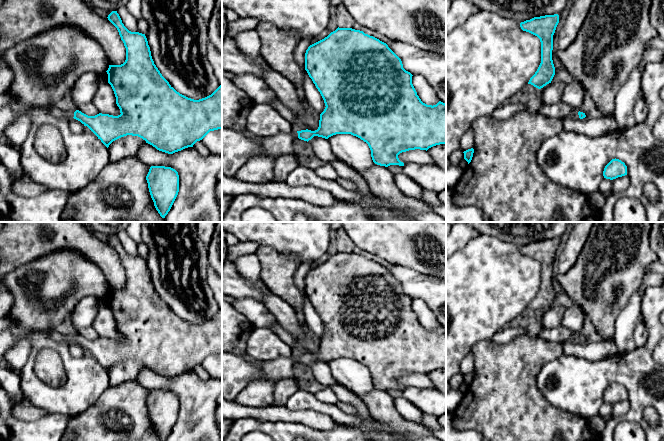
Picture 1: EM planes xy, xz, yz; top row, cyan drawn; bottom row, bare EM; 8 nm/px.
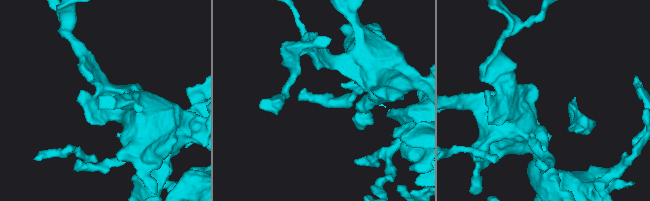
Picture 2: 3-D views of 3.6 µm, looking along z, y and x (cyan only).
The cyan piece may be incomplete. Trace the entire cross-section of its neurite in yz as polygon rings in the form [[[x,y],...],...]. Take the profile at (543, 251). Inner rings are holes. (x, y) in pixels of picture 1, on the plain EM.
[[[545,239],[534,241],[520,247],[523,255],[529,256],[540,263],[541,287],[530,302],[528,308],[541,313],[551,307],[555,299],[555,291],[552,284],[553,259],[559,247],[559,239]]]

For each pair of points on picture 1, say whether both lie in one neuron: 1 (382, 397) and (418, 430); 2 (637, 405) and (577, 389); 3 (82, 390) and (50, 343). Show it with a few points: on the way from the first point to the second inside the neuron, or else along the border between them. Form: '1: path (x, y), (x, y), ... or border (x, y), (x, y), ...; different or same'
1: path (385, 408), (402, 425), (407, 426); same
2: path (632, 387), (622, 377), (595, 377); same
3: path (82, 378), (82, 375), (62, 352); same

